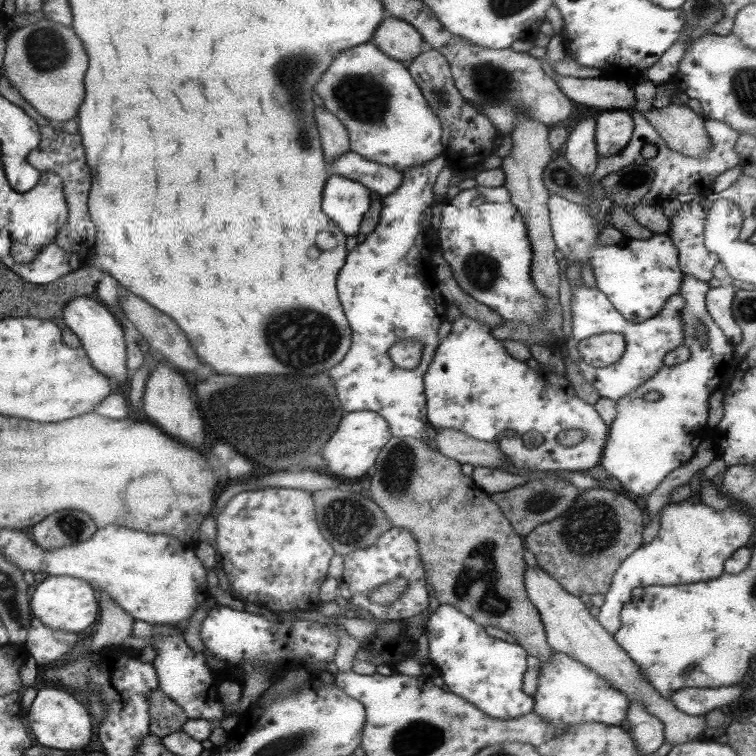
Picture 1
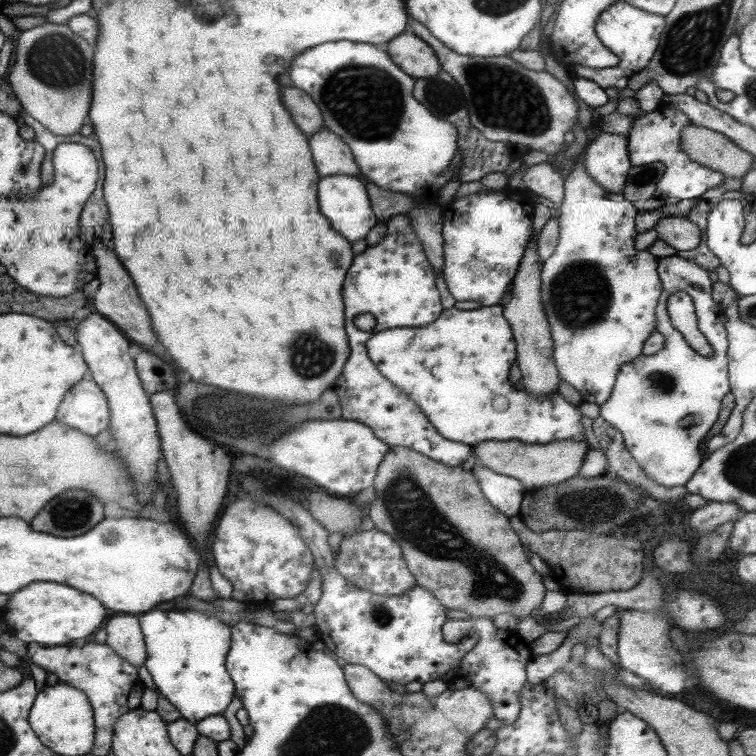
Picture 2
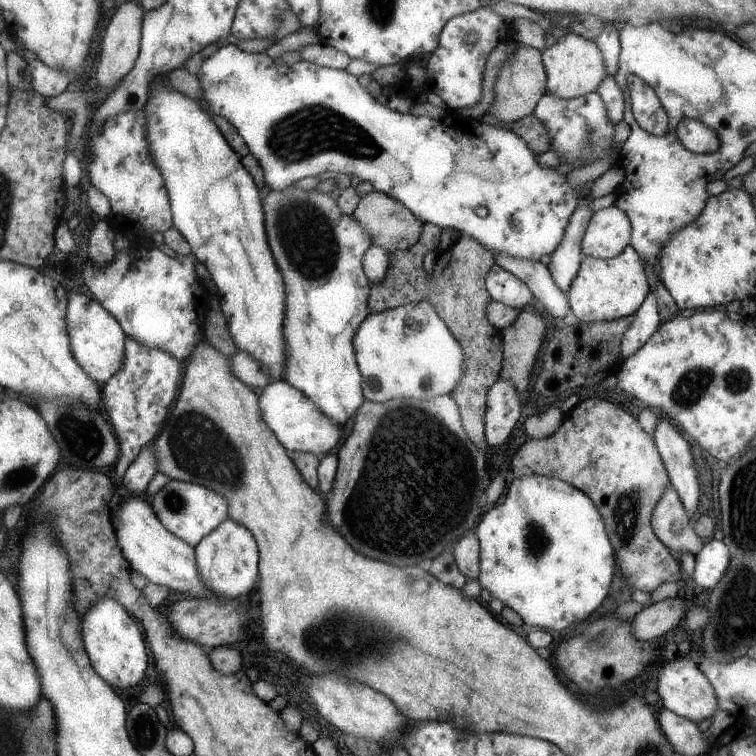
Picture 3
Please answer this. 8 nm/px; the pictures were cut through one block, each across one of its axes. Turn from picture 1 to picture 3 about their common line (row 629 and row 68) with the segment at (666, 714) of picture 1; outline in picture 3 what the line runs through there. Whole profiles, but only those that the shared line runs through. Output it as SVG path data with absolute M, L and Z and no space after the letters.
M567 32L567 36L559 38L559 42L555 42L553 46L545 48L541 52L541 60L543 60L543 68L545 68L545 94L551 94L555 98L561 100L573 100L579 96L585 96L589 92L595 92L595 88L603 82L603 78L607 76L605 66L603 66L603 56L597 48L597 44L593 40L585 40L577 34Z

